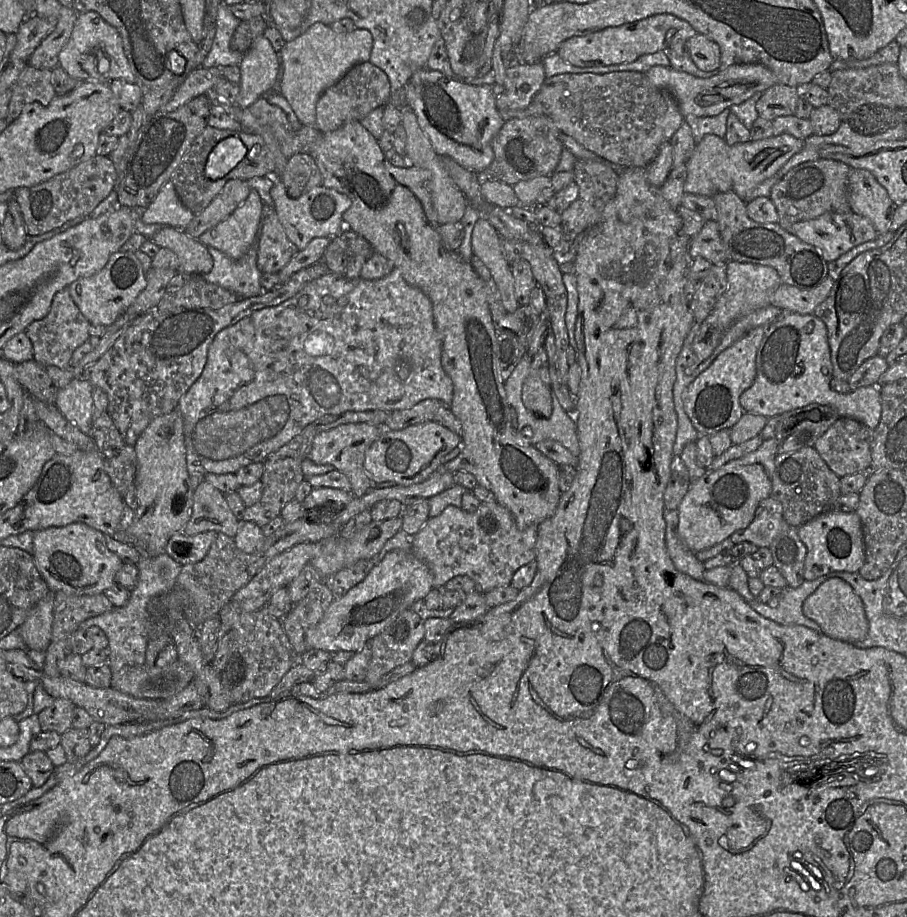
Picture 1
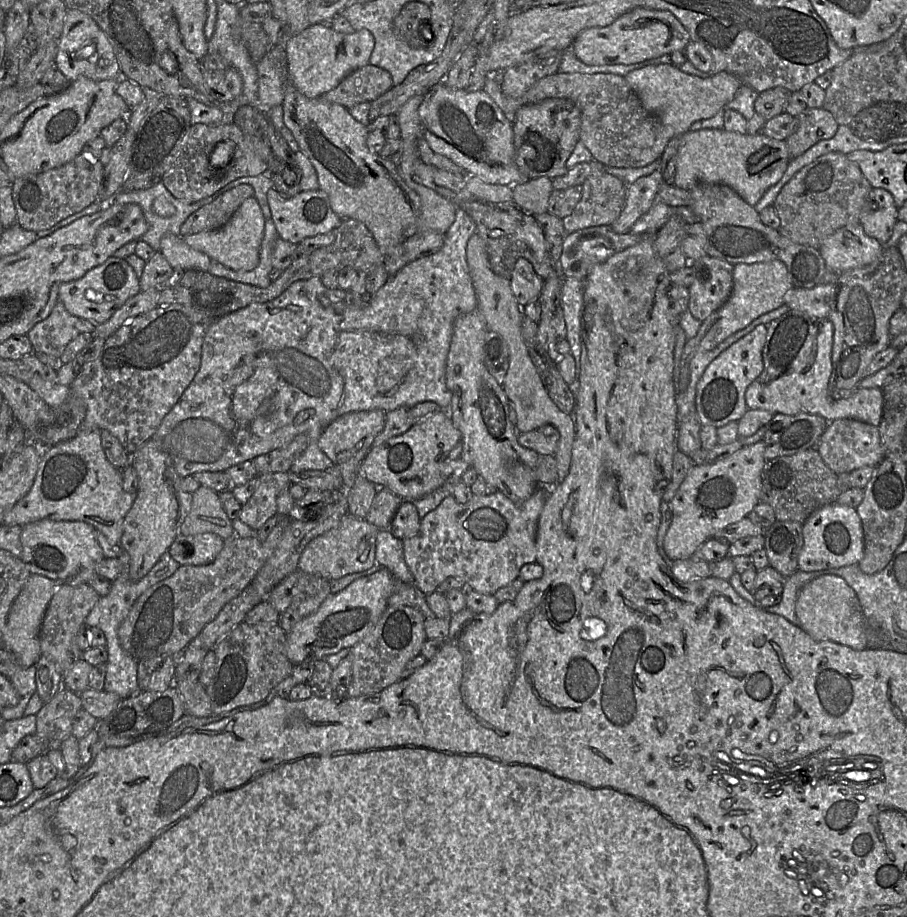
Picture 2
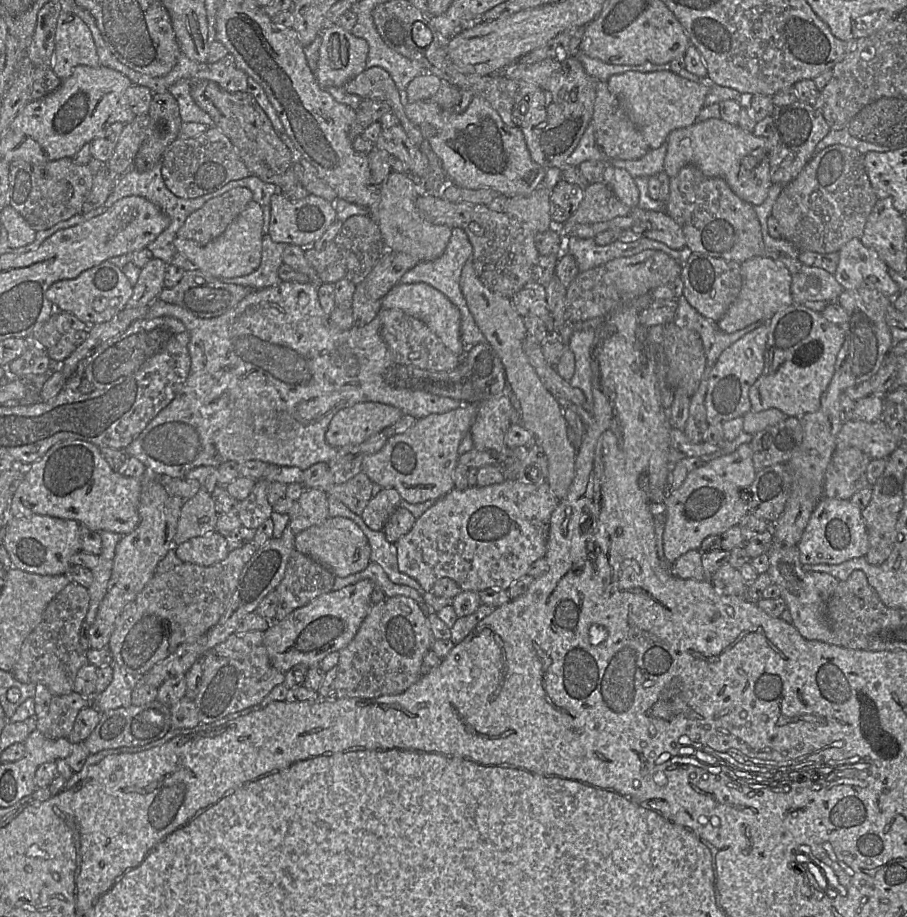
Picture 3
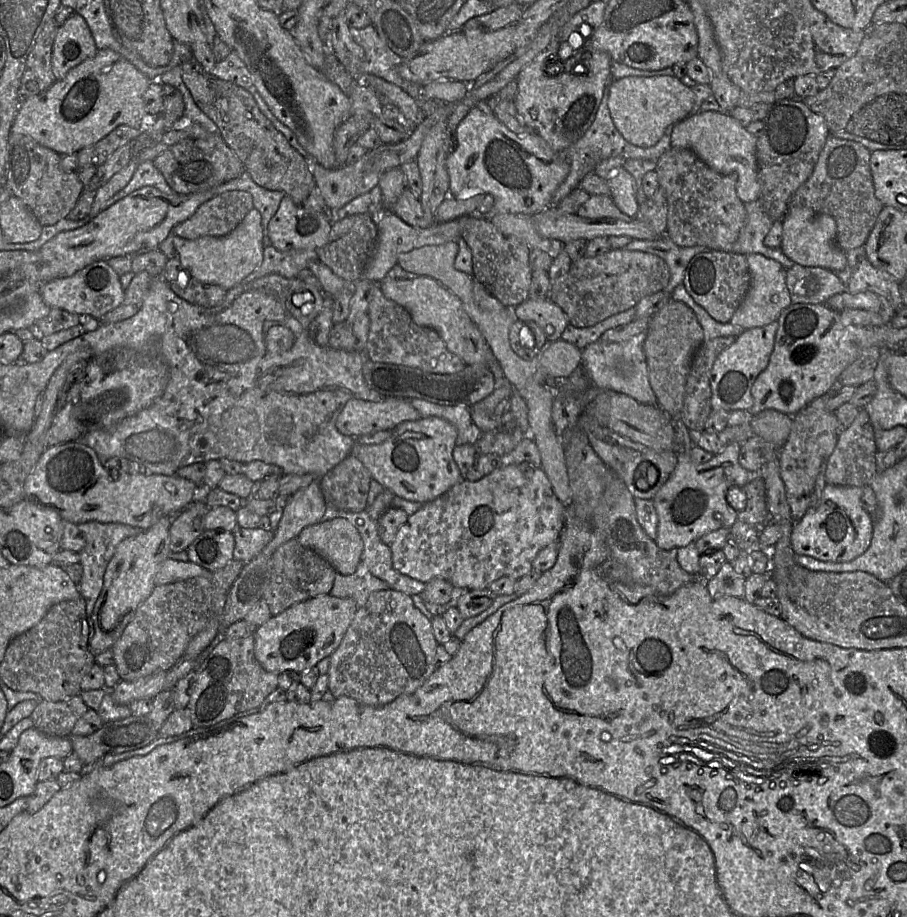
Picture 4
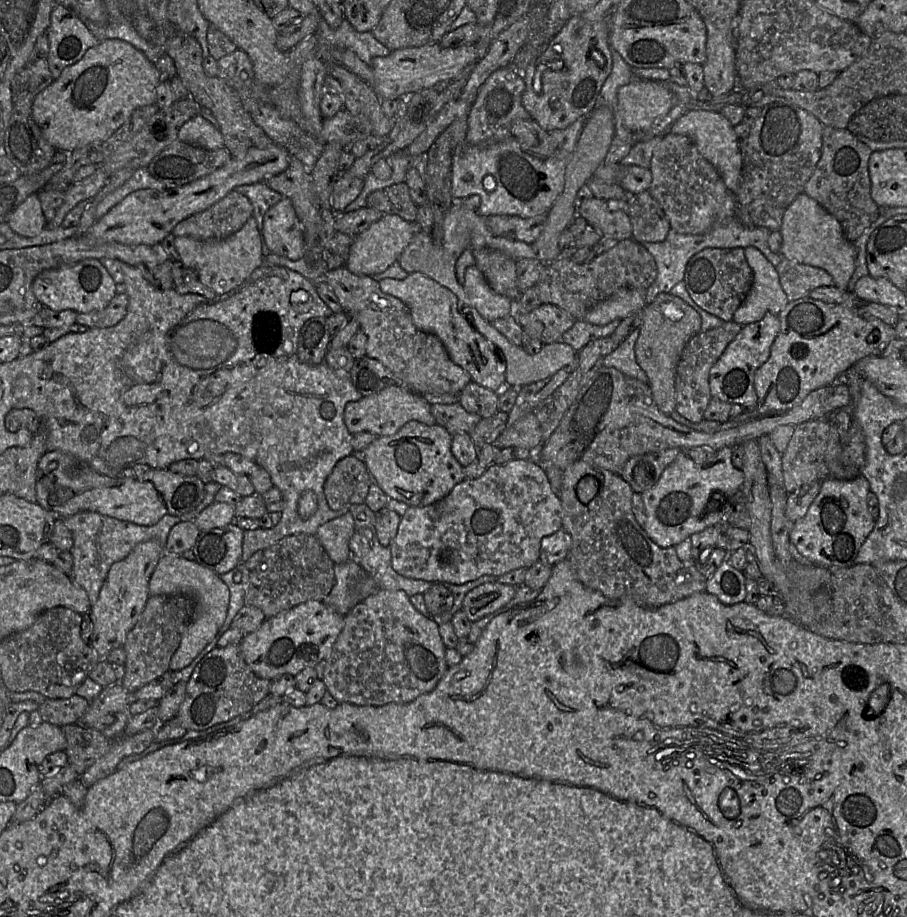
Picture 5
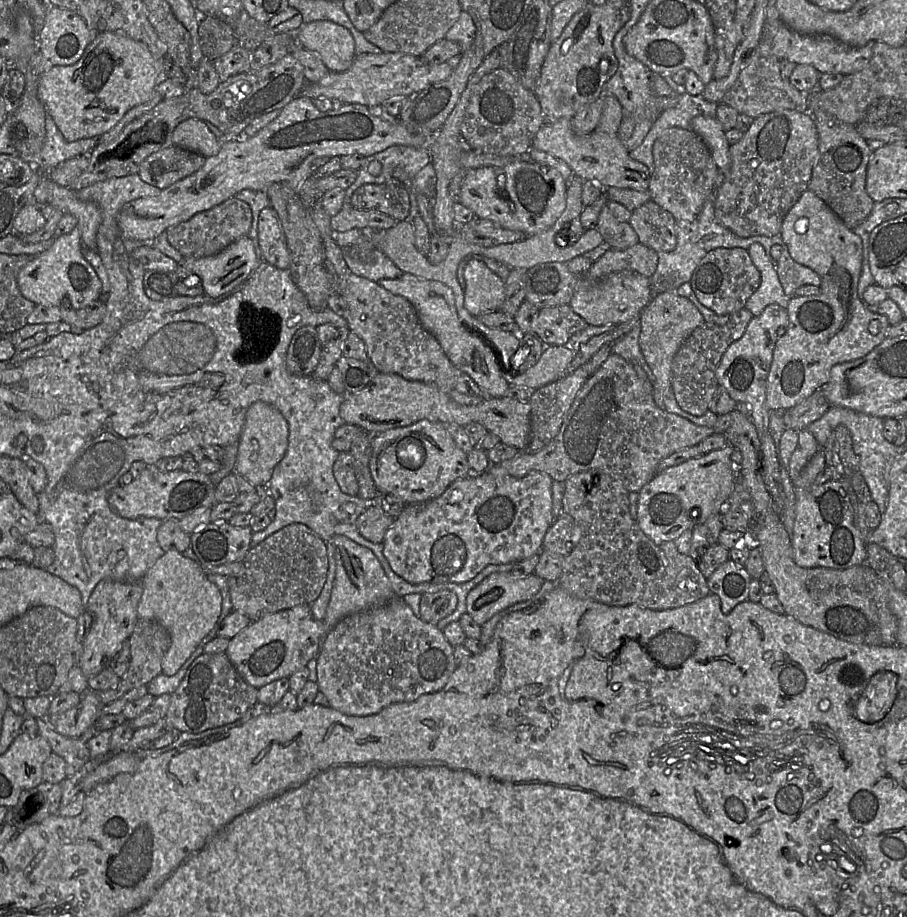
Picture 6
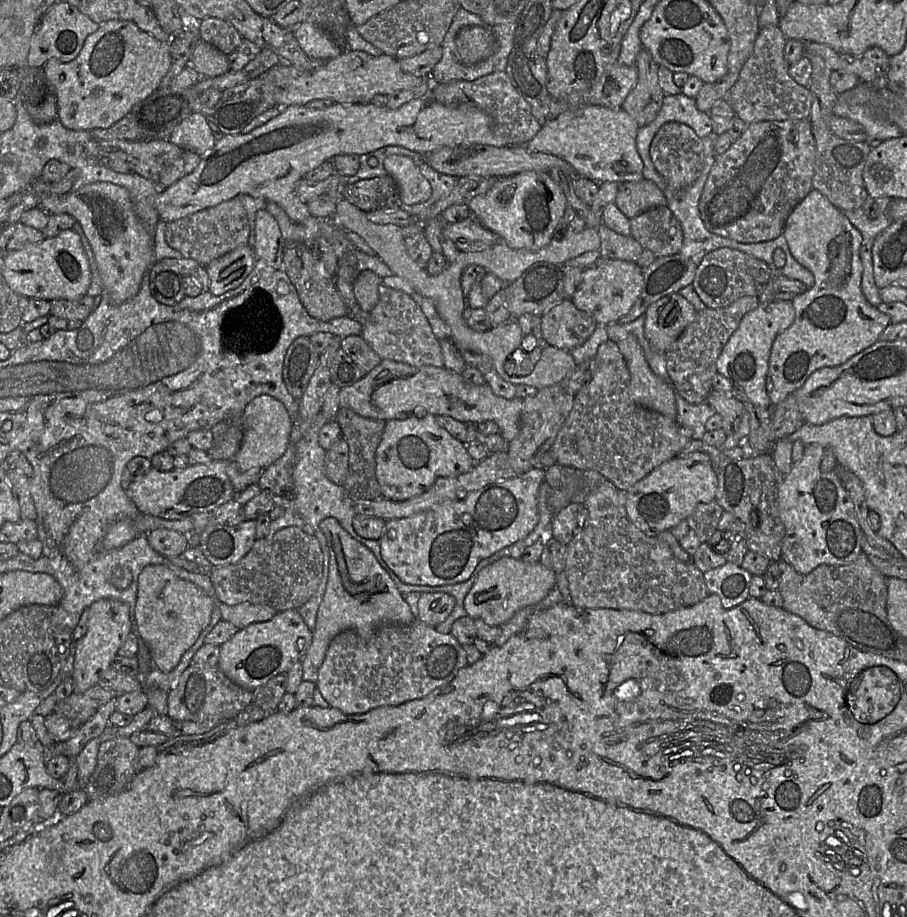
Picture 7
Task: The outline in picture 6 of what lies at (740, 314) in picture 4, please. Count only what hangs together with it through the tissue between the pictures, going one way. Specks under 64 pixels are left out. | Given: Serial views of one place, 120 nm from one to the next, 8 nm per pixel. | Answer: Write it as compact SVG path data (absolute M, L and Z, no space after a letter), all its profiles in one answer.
M753 243L747 251L760 272L761 282L744 307L751 311L753 316L761 314L770 304L778 304L786 309L790 298L785 295L776 269L767 258L763 247L758 243Z

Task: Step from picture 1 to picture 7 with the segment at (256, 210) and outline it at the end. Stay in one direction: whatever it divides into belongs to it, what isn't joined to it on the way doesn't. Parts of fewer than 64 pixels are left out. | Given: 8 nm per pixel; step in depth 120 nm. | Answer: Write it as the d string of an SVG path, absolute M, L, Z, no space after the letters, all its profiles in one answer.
M248 244L213 260L205 266L209 279L207 291L221 295L235 289L252 272L256 260Z

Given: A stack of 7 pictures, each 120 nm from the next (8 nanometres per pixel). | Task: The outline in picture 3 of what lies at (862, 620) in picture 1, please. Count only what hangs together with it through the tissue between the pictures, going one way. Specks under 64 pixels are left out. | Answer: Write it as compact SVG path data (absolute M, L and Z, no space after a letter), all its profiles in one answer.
M773 536L772 545L767 553L769 558L767 573L771 584L775 584L780 589L780 597L784 600L792 618L791 624L806 640L835 645L836 639L825 618L825 608L829 597L840 581L828 573L803 570L798 547L773 542Z

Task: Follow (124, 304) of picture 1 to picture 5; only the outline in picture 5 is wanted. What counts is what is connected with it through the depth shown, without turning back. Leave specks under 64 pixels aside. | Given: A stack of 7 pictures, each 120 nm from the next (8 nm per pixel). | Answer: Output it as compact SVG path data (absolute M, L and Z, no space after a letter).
M85 259L72 265L42 271L35 277L32 291L44 307L54 311L88 313L108 305L116 294L116 284L99 260Z

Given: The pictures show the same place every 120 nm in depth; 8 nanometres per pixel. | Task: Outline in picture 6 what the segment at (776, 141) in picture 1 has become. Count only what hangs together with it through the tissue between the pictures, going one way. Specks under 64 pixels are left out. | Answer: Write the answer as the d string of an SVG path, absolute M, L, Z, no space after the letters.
M700 115L691 120L690 126L707 145L719 172L725 175L730 167L730 144L721 123L716 117Z

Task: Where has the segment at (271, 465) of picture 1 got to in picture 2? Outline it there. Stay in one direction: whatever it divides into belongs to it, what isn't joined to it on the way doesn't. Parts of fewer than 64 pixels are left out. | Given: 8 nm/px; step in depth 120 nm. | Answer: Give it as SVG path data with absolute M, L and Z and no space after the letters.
M288 472L264 473L257 476L259 478L257 488L249 500L242 505L239 518L245 524L257 531L270 517L277 514L277 497L285 490L289 489L291 481Z

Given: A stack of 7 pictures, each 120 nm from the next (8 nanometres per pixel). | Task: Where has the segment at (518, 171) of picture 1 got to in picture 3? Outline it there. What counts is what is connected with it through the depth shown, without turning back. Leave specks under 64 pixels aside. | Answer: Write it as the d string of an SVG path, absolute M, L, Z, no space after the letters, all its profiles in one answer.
M575 56L564 61L547 58L534 64L514 62L504 74L518 85L512 116L514 124L524 134L533 161L545 169L559 168L563 180L584 189L589 182L578 167L567 165L566 159L591 121L597 81L586 73Z

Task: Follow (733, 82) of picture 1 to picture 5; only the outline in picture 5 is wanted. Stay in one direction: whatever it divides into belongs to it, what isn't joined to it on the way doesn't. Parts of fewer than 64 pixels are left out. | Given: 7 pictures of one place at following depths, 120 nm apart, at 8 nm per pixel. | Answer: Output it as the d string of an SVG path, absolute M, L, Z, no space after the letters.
M634 79L617 91L618 110L626 128L649 129L659 123L677 104L675 93L667 83Z

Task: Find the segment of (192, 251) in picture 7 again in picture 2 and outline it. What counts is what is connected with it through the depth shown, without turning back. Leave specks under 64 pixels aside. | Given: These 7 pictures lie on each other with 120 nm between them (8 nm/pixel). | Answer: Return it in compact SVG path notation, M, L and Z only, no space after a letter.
M248 184L239 185L222 193L186 219L180 228L181 237L222 228L242 203L253 196L254 189Z

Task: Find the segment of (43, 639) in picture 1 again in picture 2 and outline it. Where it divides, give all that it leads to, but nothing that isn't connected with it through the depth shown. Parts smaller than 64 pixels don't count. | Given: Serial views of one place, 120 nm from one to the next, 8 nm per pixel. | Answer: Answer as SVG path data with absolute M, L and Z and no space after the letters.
M31 574L10 608L1 641L14 655L21 668L35 665L41 657L39 632L43 617L51 598L62 585L61 581Z

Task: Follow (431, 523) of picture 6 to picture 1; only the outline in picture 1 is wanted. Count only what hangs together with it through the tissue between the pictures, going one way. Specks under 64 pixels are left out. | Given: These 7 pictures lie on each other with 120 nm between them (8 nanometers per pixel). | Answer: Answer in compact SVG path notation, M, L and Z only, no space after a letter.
M496 500L481 502L472 513L449 505L411 536L411 551L431 570L434 588L444 589L453 577L466 575L477 584L477 590L486 593L509 586L514 573L535 560L537 534L538 525L518 529L511 512Z

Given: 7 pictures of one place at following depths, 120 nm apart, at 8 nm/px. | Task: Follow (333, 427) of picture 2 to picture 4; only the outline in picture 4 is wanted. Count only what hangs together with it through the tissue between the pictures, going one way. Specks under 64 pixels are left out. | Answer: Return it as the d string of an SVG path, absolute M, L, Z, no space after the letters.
M387 398L381 402L350 400L336 420L337 430L345 436L360 436L380 431L393 431L406 421L422 418L419 412L402 398Z

